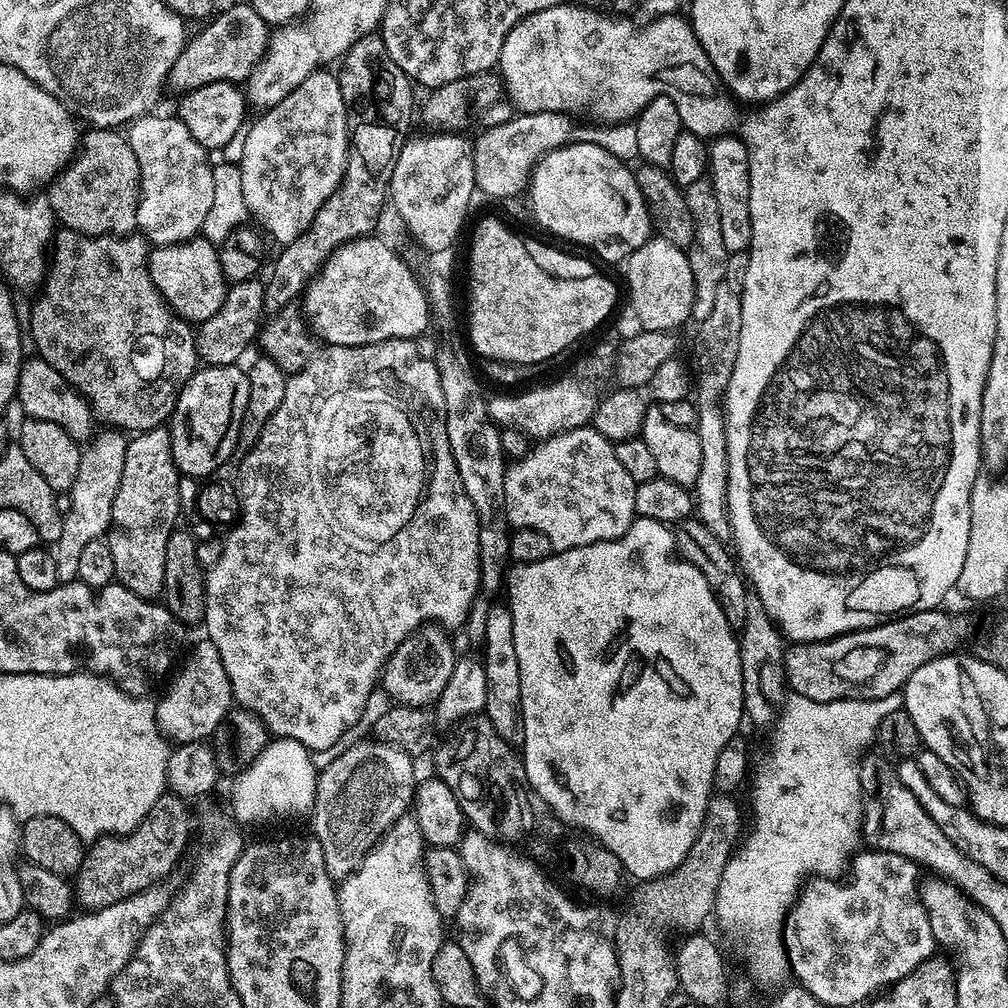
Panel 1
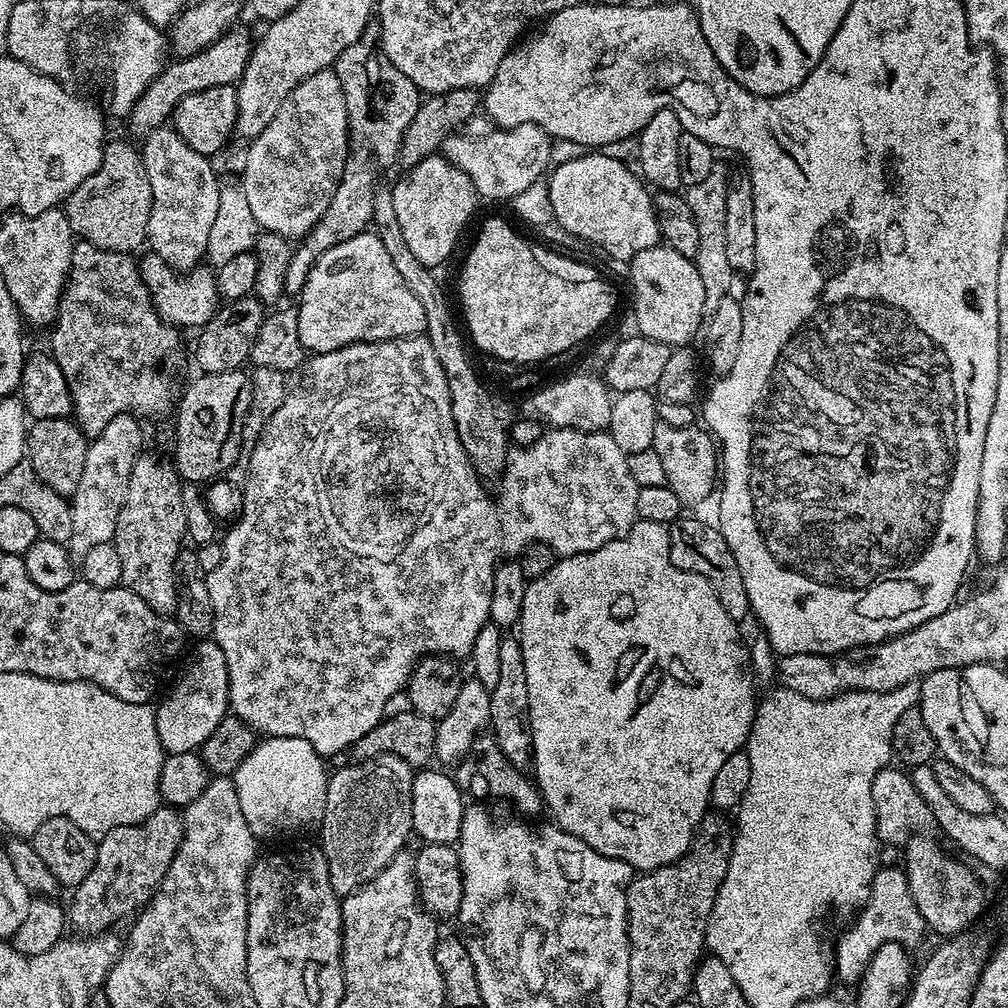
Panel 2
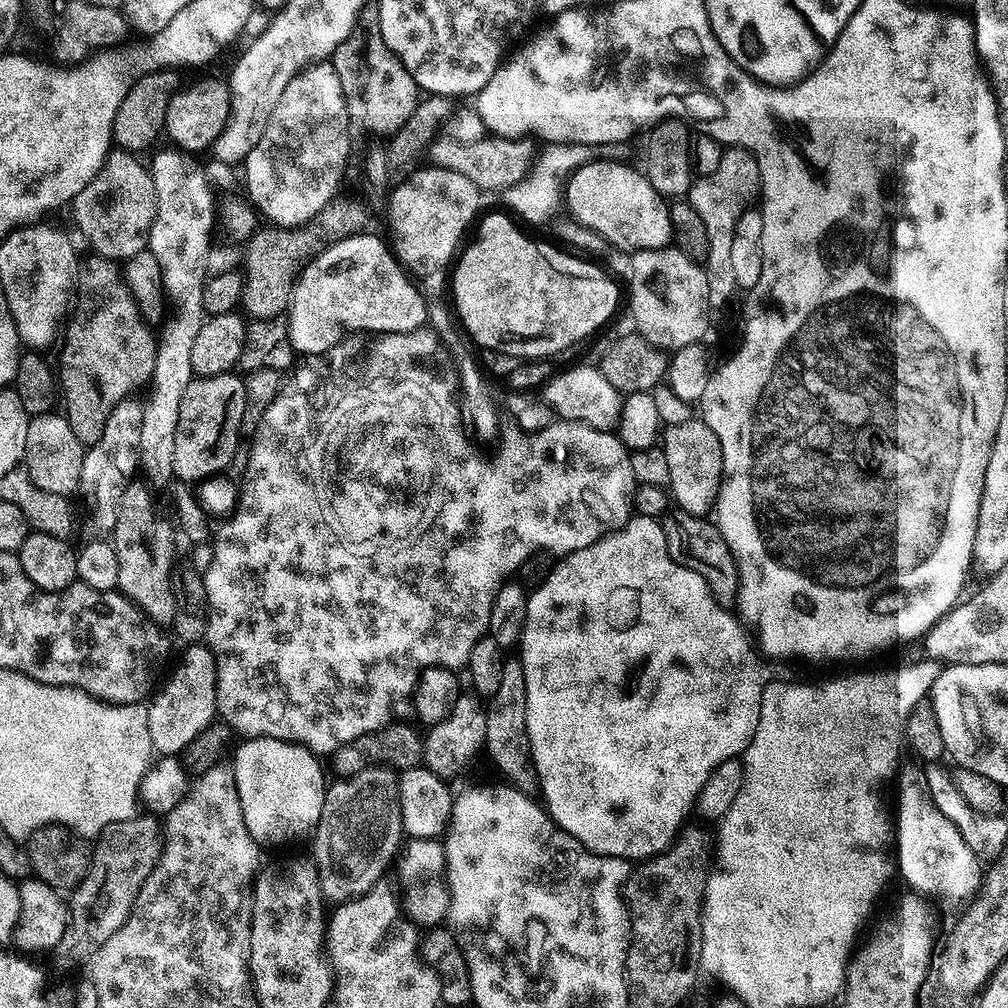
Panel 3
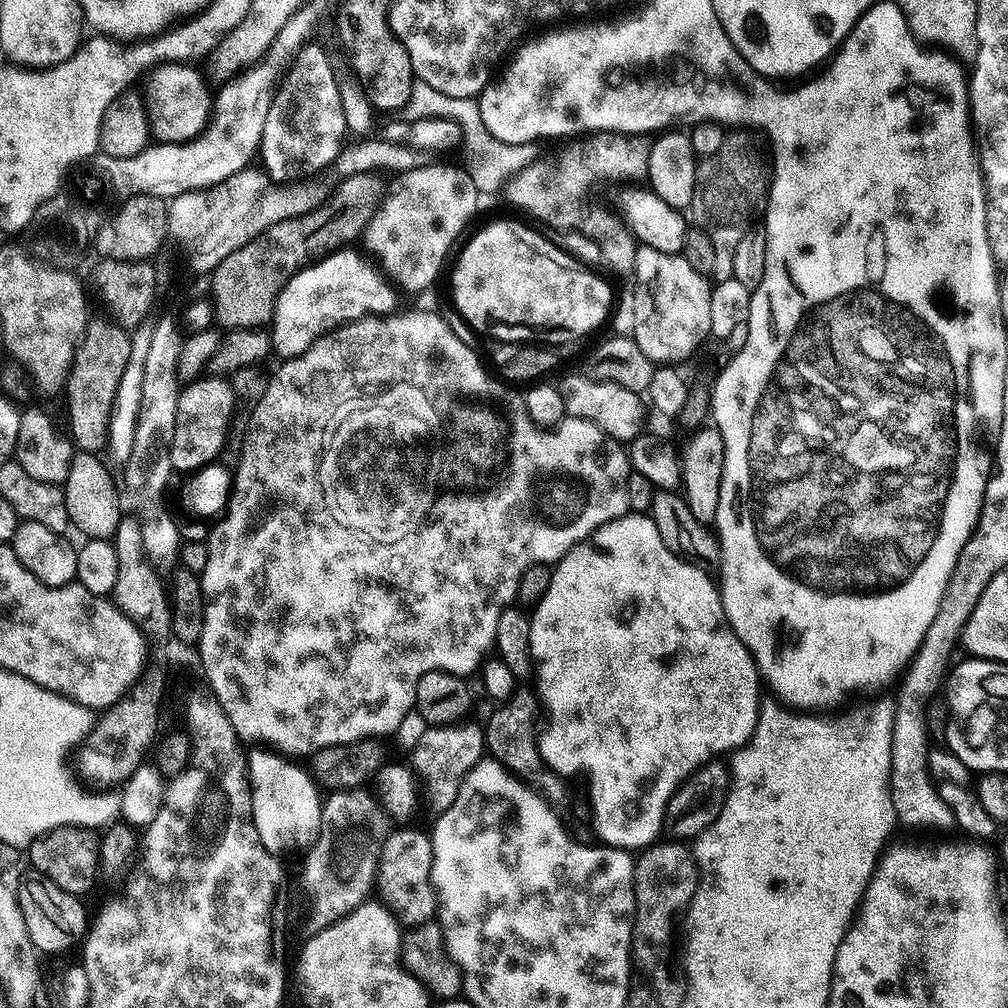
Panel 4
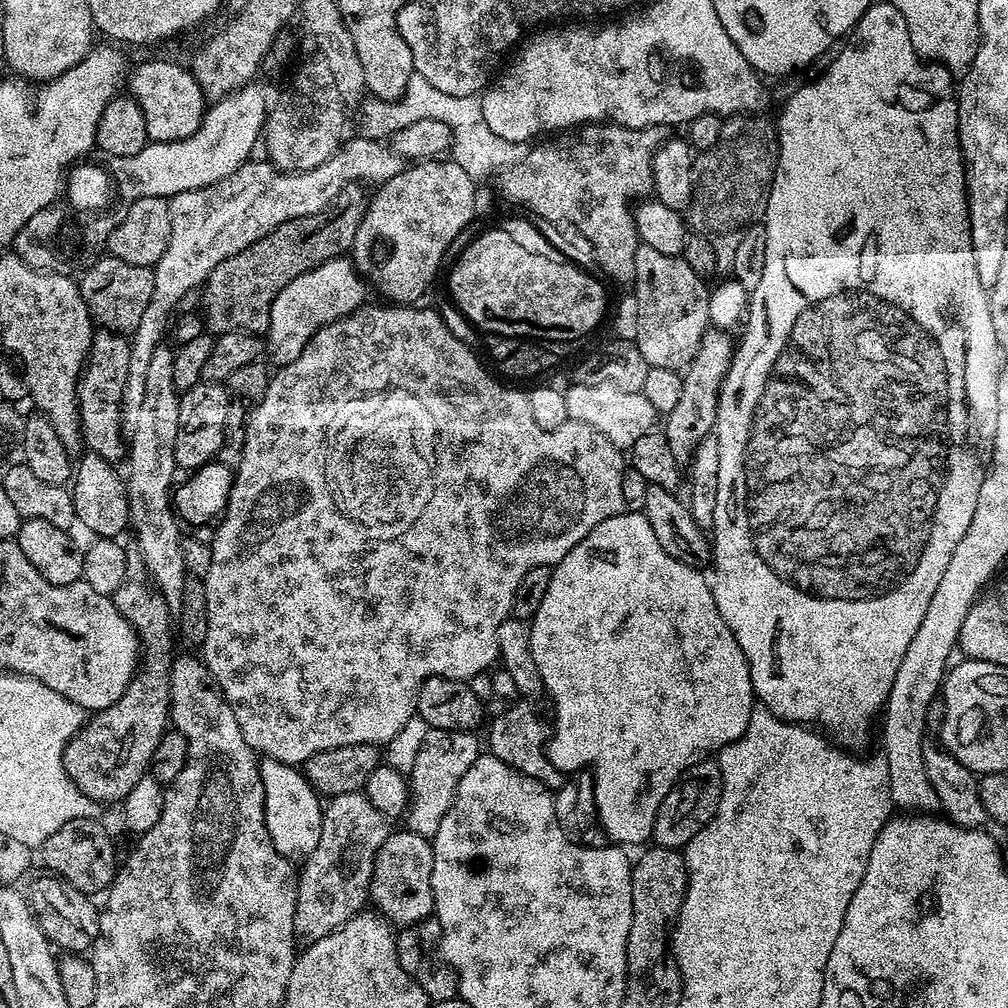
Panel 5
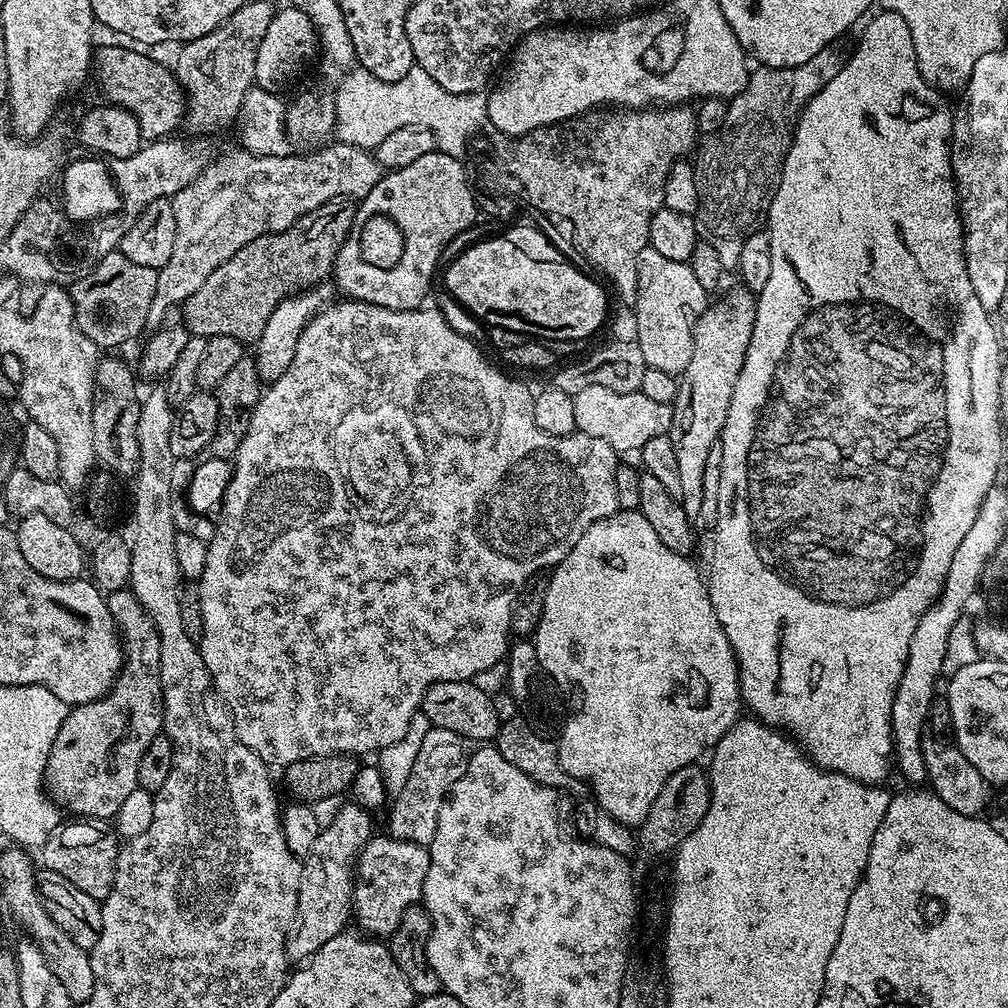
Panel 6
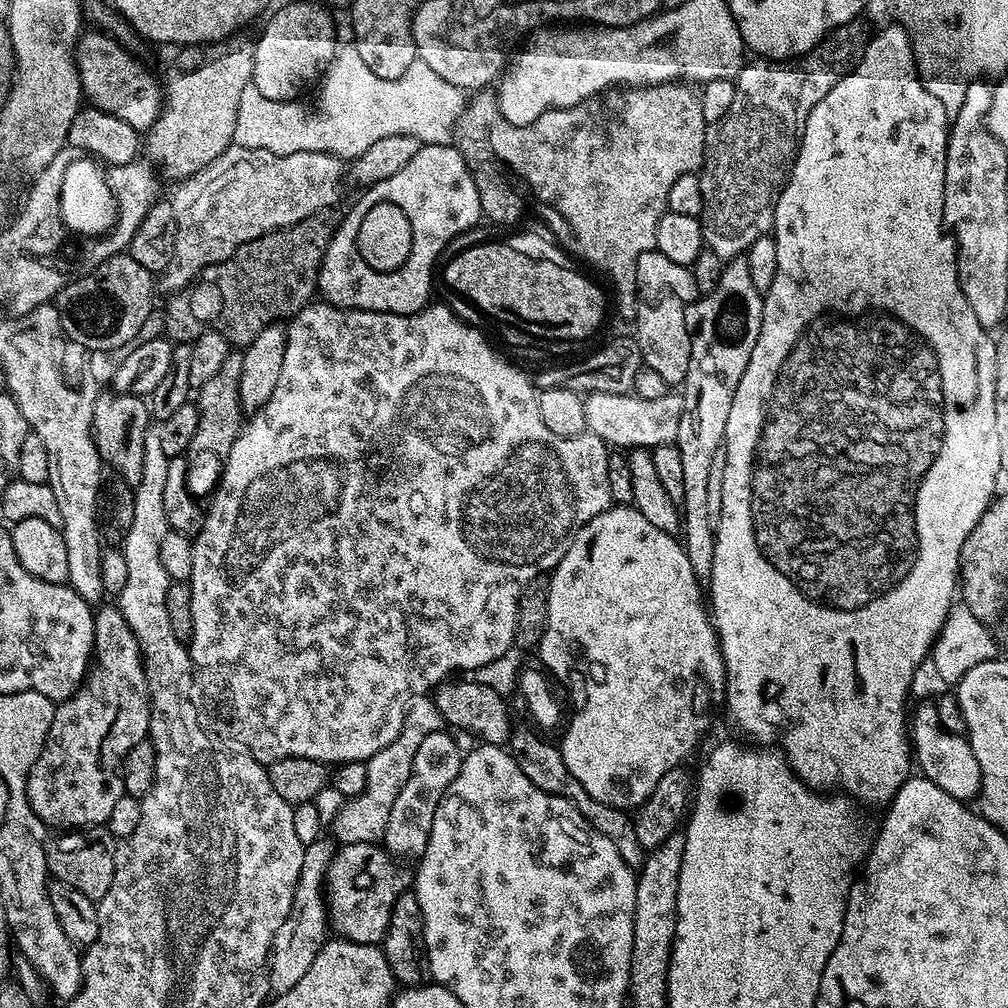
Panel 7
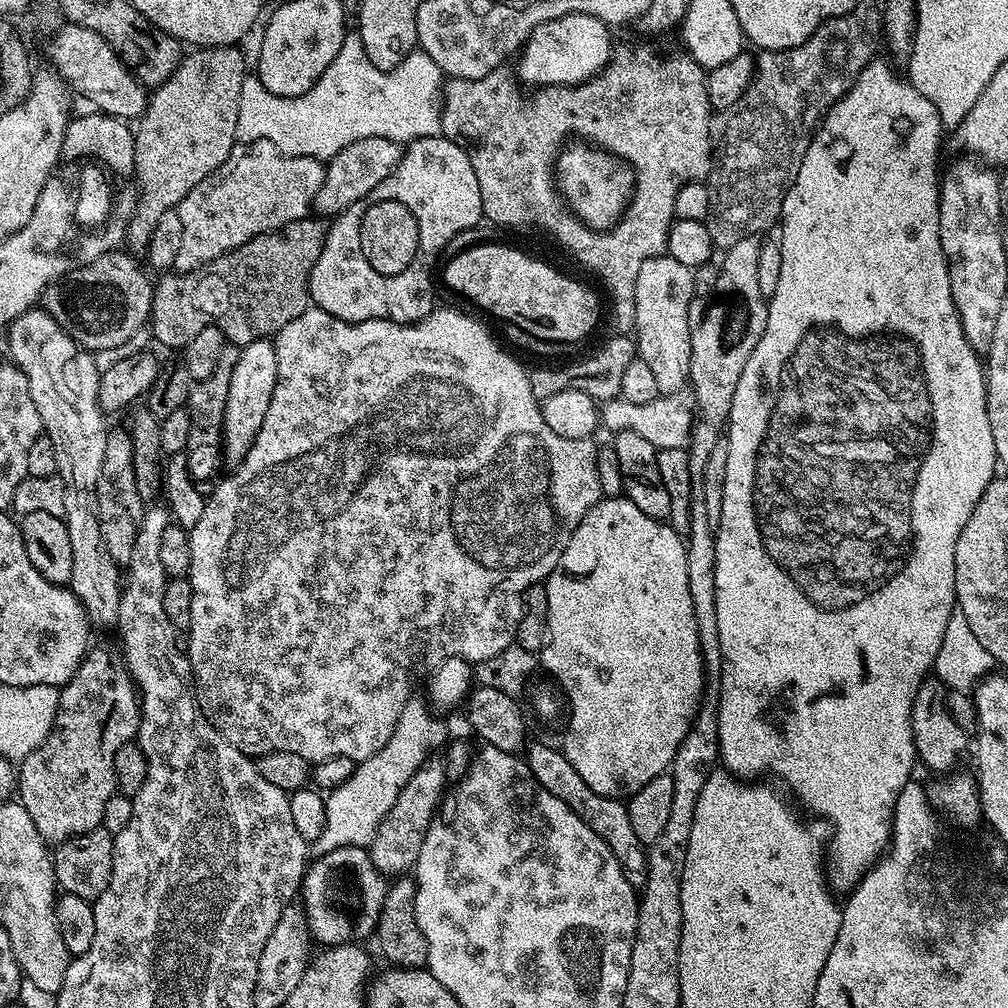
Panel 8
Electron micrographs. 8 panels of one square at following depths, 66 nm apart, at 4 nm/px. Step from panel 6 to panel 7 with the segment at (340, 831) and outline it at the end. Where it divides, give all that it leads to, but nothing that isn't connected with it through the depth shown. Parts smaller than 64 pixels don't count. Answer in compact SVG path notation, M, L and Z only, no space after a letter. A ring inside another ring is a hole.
M327 839L315 840L313 844L305 847L302 870L298 874L290 914L286 914L286 922L282 922L282 926L278 926L278 934L274 934L268 965L268 984L276 996L286 994L286 990L298 986L298 981L305 976L306 970L310 970L310 962L314 962L314 958L318 958L322 946L327 944L330 939L326 881L334 844L331 839L328 839L329 841Z

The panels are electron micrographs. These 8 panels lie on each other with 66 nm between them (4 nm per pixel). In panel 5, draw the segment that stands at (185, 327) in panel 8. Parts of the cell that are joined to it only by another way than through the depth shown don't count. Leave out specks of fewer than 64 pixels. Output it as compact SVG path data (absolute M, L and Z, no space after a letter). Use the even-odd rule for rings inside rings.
M347 184L325 208L318 210L318 214L306 214L302 218L282 222L282 226L258 238L258 242L246 246L246 250L238 250L238 254L214 266L214 270L202 285L202 293L204 292L202 315L207 331L212 334L221 332L267 333L274 298L278 298L278 294L282 294L282 290L286 290L286 286L290 286L294 278L322 266L327 260L335 260L351 253L352 243L358 235L358 226L362 226L362 218L366 218L369 199L370 192L365 185Z

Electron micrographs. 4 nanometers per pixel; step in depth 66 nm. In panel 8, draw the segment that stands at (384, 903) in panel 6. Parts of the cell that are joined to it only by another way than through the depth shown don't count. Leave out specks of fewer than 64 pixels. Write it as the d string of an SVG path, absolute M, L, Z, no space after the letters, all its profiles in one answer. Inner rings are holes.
M342 846L315 857L307 865L302 885L309 937L320 946L364 942L368 935L375 933L388 886L389 881L374 866L367 847Z

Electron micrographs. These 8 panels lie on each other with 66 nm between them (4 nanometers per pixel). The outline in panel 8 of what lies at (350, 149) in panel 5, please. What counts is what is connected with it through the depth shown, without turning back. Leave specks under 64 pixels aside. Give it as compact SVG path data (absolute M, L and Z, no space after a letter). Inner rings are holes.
M255 140L249 144L237 143L232 149L230 158L218 166L182 202L178 211L182 218L182 246L178 249L178 258L174 265L176 272L192 272L201 264L210 262L263 232L273 232L283 224L295 220L303 220L313 211L316 195L324 181L325 165L321 161L310 157L285 156L274 142Z

